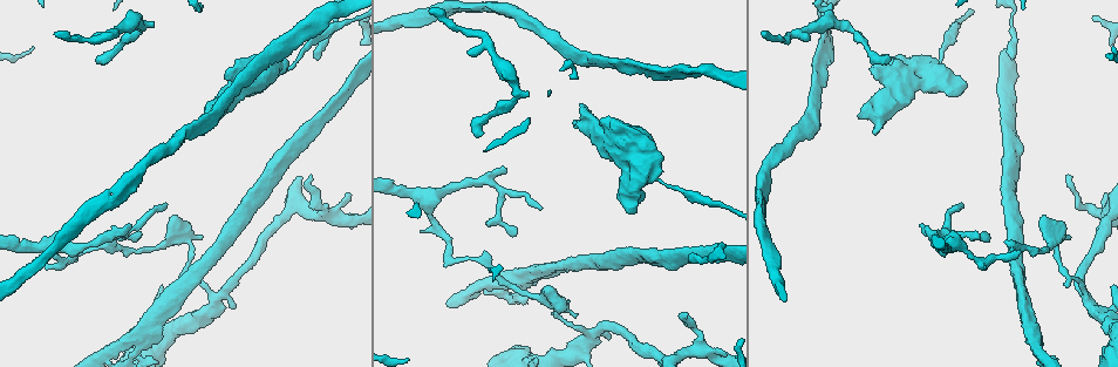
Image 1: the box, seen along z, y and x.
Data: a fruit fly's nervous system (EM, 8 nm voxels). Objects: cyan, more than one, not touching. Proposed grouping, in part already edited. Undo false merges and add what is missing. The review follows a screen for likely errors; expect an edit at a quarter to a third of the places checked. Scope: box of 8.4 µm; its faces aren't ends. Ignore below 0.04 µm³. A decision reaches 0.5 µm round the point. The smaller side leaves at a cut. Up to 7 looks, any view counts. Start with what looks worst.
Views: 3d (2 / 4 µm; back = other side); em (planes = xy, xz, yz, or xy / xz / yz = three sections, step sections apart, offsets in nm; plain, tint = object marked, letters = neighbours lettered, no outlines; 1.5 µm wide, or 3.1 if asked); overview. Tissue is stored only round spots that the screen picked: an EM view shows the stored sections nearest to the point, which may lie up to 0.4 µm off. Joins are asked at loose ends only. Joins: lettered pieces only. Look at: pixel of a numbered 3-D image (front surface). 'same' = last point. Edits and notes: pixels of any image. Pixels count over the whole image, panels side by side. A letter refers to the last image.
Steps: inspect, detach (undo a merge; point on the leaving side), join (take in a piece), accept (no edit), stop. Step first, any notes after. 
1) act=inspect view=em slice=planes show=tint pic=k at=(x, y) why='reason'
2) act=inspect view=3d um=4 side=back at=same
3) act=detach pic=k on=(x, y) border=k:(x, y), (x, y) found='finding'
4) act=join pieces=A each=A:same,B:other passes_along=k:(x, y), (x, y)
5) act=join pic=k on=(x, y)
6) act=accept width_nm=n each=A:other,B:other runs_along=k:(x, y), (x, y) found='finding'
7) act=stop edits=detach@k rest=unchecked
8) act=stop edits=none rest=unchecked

act=inspect view=em slice=planes show=letters pic=1 at=(477, 136) why='tapers out'

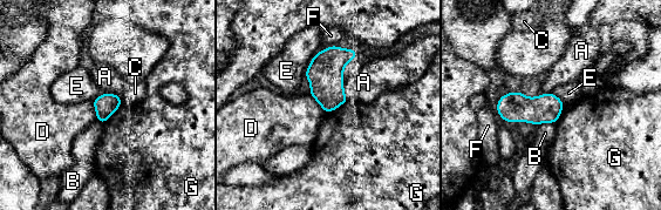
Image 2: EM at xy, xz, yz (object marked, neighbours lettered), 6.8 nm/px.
act=accept each=A:other,B:other,C:other,D:other,E:other,F:other,G:other border=2:(122, 100), (118, 108), (103, 123) found='no lettered piece goes on from it'

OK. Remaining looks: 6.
act=inspect view=em slice=planes show=tint pic=1 at=(960, 205) why='free end'

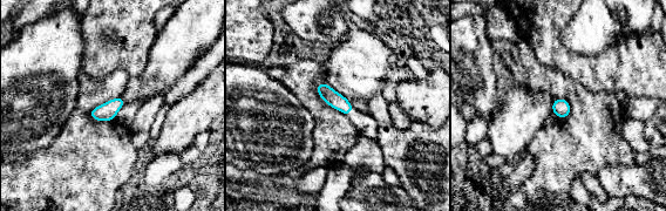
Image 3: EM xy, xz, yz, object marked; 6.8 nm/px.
act=inspect view=em slice=planes show=letters at=same

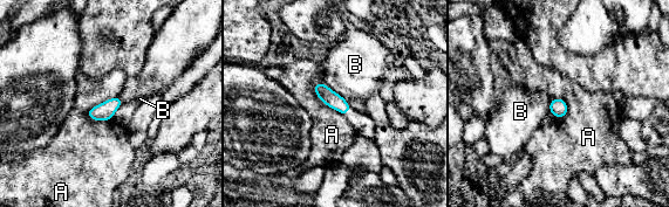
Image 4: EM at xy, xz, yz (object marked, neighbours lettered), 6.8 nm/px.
act=accept each=A:other,B:other border=4:(117, 96), (94, 105), (86, 114) found='no lettered piece goes on from it'

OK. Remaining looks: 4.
act=inspect view=em slice=planes show=letters pic=1 at=(235, 305) why='free end'

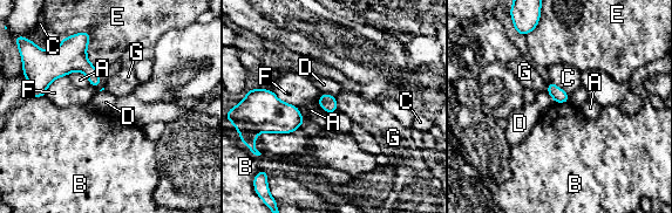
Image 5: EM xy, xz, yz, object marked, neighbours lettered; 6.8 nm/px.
act=accept each=A:other,B:other,C:other,D:other,E:other,F:other,G:other border=5:(549, 80), (568, 94) found='no lettered piece goes on from it'

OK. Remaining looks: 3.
act=stop edits=none rest=unchecked

